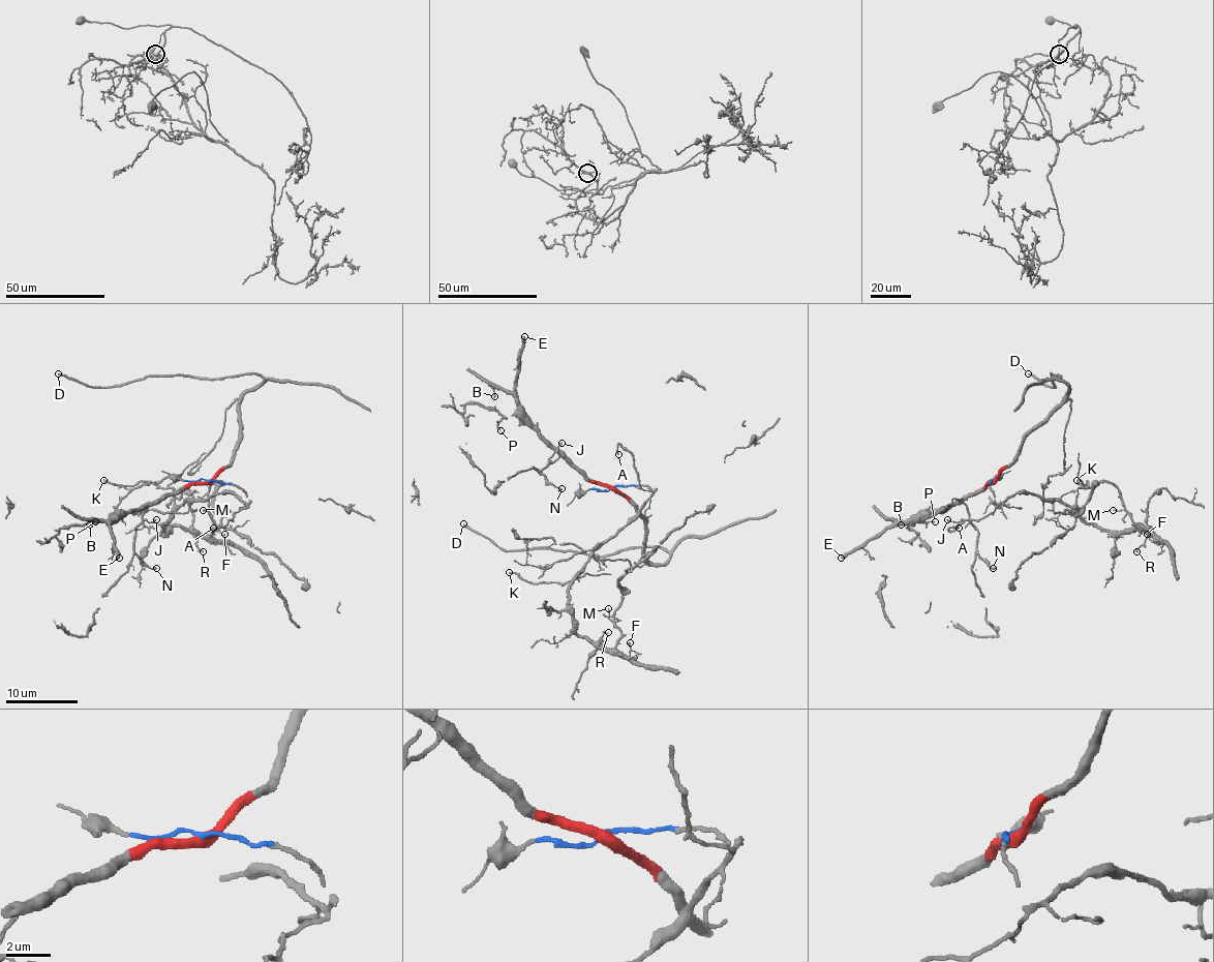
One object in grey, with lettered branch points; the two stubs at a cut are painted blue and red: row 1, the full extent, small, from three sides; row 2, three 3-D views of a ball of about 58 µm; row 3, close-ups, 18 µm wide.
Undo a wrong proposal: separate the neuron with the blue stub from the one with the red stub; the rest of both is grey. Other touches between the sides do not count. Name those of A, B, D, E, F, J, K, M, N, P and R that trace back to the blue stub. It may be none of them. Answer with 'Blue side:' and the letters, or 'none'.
Blue side: A, F, K, M, R

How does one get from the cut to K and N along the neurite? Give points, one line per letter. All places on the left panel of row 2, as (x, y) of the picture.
K: (207, 481), (237, 485), (248, 501), (214, 493), (176, 505), (175, 490), (142, 481), (112, 485), (104, 479)
N: (207, 481), (183, 485), (168, 492), (144, 512), (142, 522), (134, 532), (134, 553), (146, 564), (156, 568)

